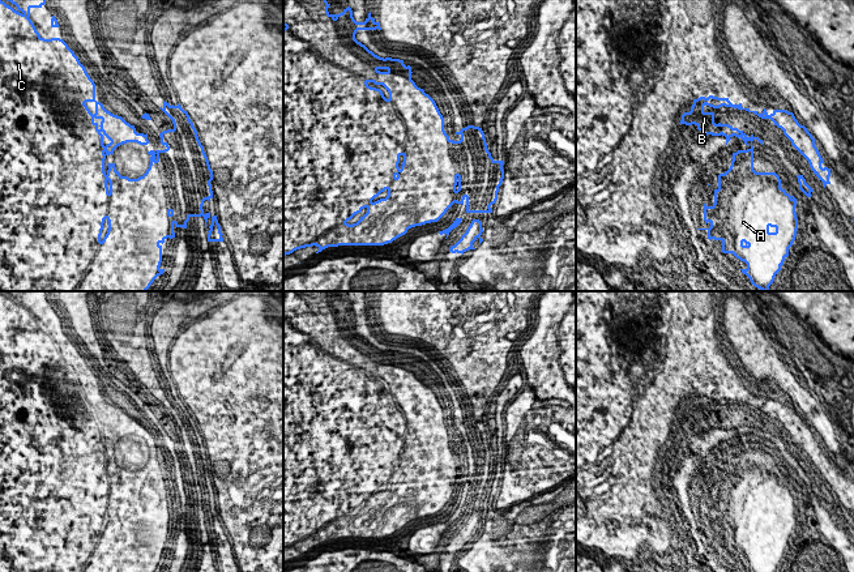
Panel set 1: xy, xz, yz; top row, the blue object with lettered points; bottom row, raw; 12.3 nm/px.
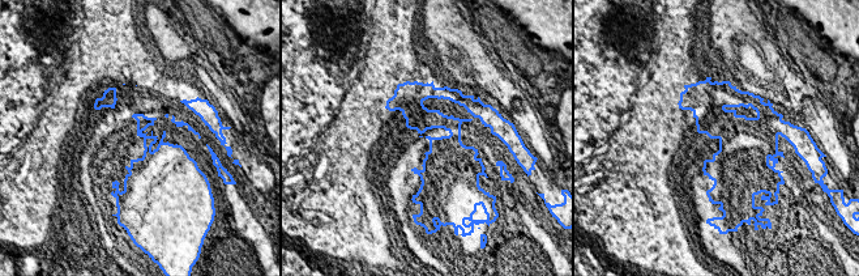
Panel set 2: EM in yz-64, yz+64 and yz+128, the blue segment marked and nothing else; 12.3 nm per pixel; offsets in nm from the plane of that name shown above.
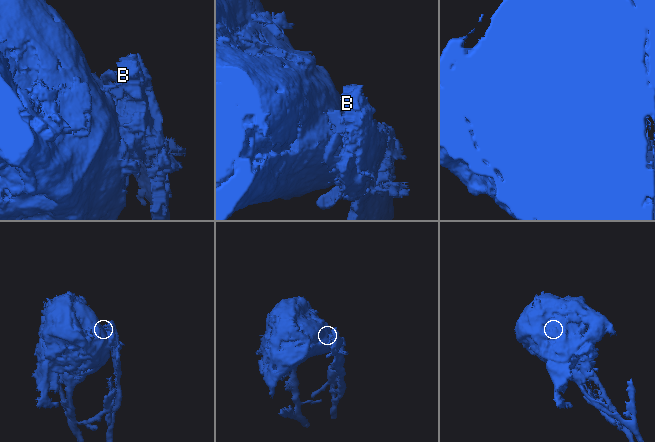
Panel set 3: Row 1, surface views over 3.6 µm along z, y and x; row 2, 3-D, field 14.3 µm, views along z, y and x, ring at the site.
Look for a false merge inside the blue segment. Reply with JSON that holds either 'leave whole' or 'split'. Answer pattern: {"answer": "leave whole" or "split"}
{"answer": "split"}

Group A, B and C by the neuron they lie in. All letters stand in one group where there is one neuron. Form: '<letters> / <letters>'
A C / B

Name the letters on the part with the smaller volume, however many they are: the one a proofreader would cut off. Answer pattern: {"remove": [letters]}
{"remove": ["B"]}

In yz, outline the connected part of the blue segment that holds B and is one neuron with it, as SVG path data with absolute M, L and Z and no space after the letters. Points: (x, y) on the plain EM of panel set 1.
M709 388L708 390L700 389L697 392L693 392L693 397L691 400L689 405L684 405L682 407L680 417L692 418L695 417L697 422L701 424L703 430L706 430L708 427L712 428L725 428L725 430L740 430L744 436L750 441L747 443L738 443L736 445L733 445L733 453L731 458L727 464L718 468L718 482L723 483L725 486L730 486L733 490L743 482L748 477L748 468L752 468L756 465L753 462L753 439L752 434L756 431L761 437L763 432L759 430L755 430L751 427L750 430L738 421L733 421L729 417L716 417L714 415L714 405L705 405L704 398L709 398L713 401L720 401L722 398L725 400L733 400L738 402L746 402L748 405L753 405L761 411L770 411L774 418L781 421L783 423L783 427L791 434L791 437L808 453L811 462L814 466L819 470L819 473L823 474L824 481L827 477L830 477L829 469L830 469L830 461L821 460L824 456L817 440L815 439L815 431L812 427L807 423L804 418L800 418L798 413L795 411L793 405L789 405L786 402L774 402L770 407L764 404L759 406L757 404L751 404L750 401L743 401L742 396L733 397L729 390L718 390Z

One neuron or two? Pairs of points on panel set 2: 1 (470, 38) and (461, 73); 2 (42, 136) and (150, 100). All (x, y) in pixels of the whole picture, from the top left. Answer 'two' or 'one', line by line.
1: two
2: two

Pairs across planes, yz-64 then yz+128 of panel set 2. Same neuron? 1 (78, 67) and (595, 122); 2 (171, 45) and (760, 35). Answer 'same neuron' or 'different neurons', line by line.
1: same neuron
2: same neuron

